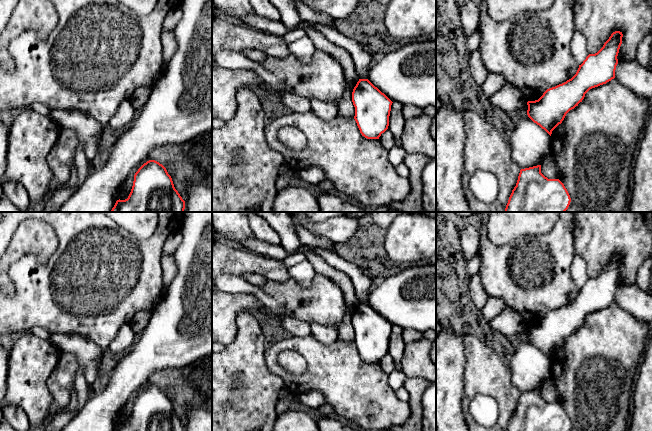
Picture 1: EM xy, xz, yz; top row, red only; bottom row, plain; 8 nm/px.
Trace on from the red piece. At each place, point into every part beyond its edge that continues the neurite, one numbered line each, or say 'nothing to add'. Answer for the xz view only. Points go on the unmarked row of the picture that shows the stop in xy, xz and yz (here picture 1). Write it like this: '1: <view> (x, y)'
nothing to add

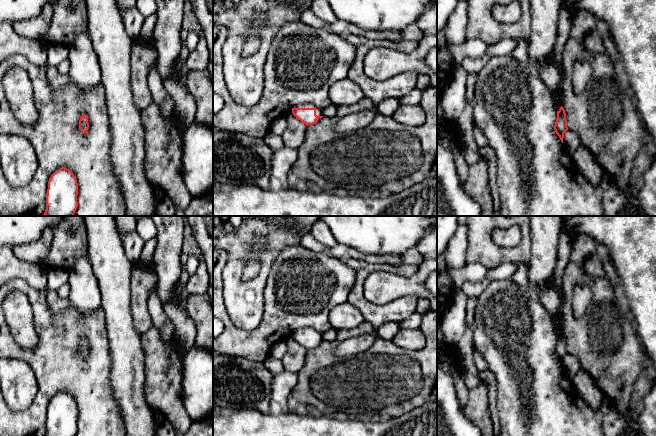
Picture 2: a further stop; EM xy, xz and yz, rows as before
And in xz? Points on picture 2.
1: xz (303, 329)

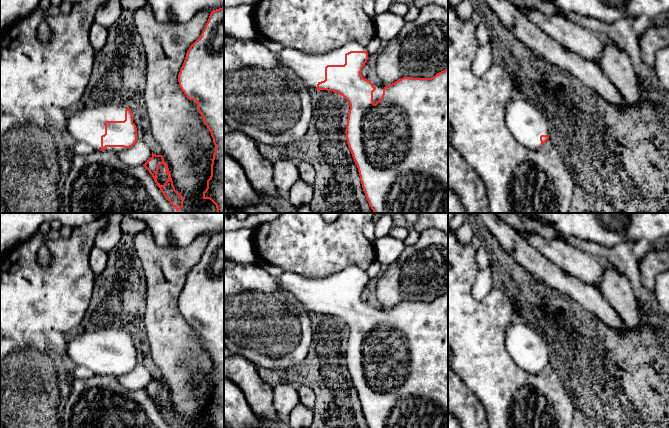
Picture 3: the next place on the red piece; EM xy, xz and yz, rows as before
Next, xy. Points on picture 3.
1: xy (88, 349)

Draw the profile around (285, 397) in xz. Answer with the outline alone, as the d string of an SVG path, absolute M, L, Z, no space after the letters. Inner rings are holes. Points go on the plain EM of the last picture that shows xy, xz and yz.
M279 384L273 387L273 407L278 419L288 423L292 410L300 404L297 389L288 384Z

